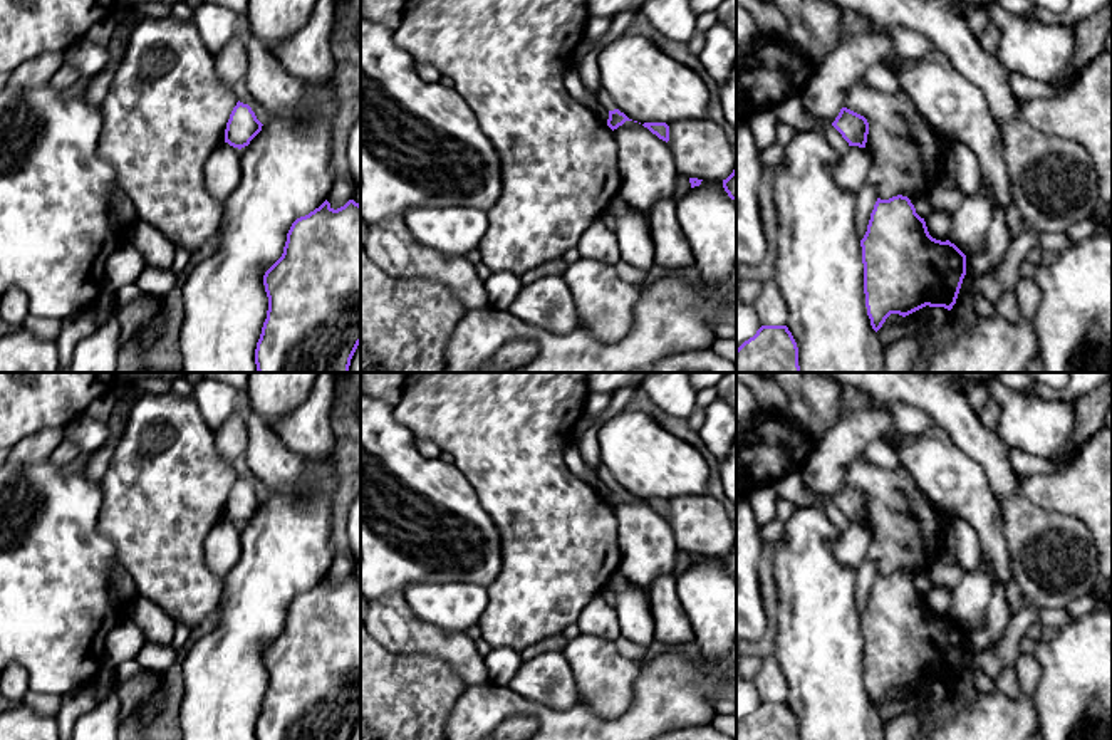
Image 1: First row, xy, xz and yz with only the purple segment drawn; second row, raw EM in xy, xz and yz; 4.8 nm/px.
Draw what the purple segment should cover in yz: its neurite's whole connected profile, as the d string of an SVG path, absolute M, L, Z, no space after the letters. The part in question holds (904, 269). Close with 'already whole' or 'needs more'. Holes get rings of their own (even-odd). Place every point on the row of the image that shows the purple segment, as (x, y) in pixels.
M907 196L877 198L860 240L867 315L877 332L891 314L956 304L966 255L929 235Z; already whole

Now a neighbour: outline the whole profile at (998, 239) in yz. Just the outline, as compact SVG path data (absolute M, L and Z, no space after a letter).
M983 178L981 191L991 200L993 220L986 233L985 248L978 253L966 257L966 274L971 277L985 275L996 270L1001 265L1011 242L1006 225L1006 211L995 201Z

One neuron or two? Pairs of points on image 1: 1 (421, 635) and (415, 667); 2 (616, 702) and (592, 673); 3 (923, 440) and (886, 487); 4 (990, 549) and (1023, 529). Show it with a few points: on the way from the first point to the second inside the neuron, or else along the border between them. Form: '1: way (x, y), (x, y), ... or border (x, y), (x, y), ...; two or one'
1: border (379, 645), (393, 651), (436, 655), (453, 672); two
2: way (609, 695), (599, 680); one
3: border (903, 465), (926, 497); two
4: border (997, 502), (1002, 512), (1002, 532), (1012, 574); two

